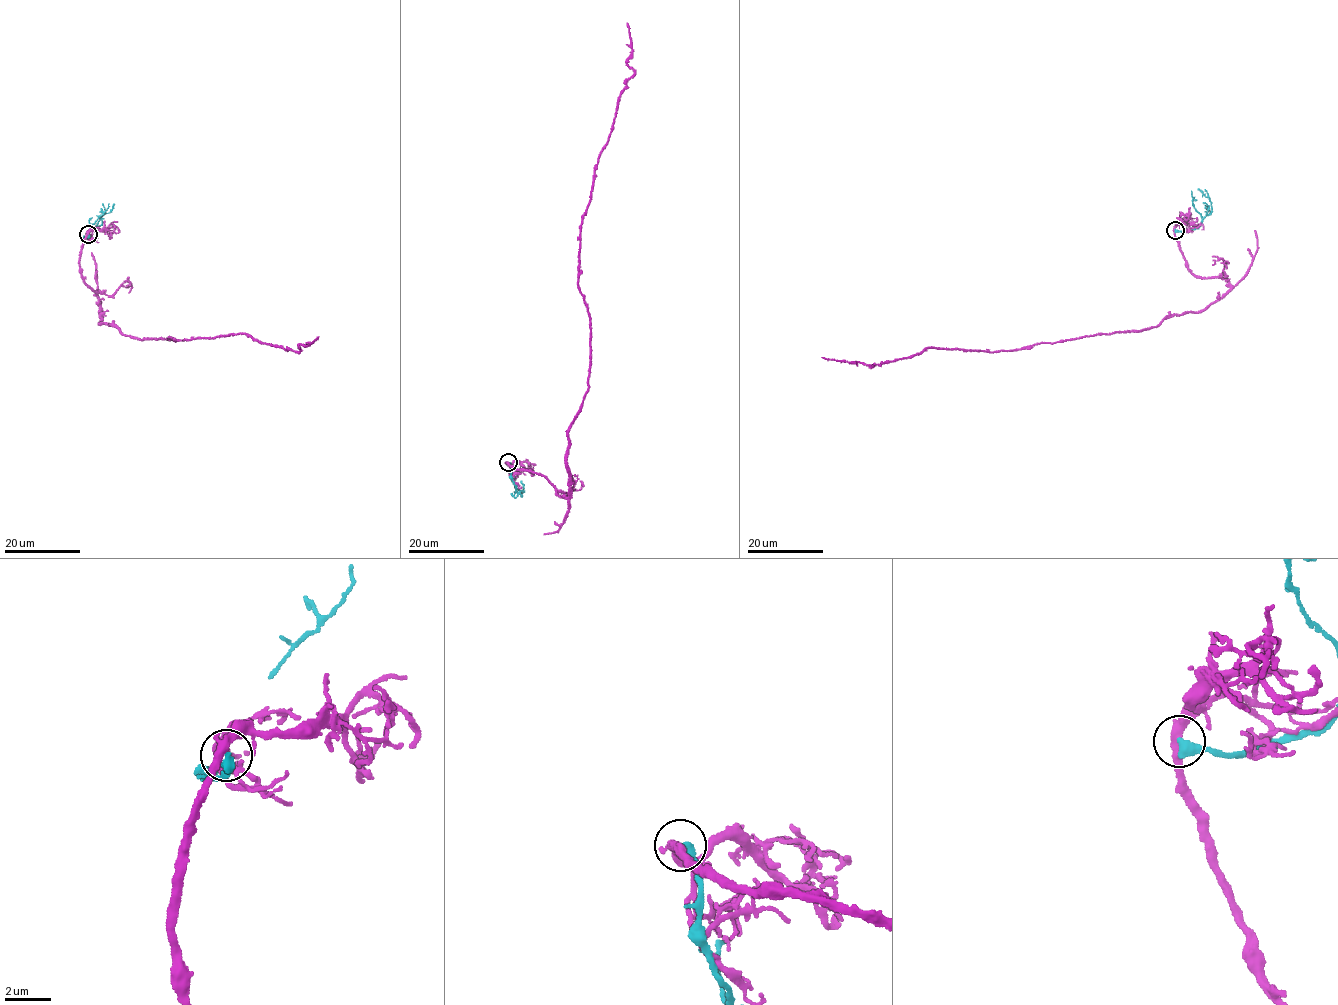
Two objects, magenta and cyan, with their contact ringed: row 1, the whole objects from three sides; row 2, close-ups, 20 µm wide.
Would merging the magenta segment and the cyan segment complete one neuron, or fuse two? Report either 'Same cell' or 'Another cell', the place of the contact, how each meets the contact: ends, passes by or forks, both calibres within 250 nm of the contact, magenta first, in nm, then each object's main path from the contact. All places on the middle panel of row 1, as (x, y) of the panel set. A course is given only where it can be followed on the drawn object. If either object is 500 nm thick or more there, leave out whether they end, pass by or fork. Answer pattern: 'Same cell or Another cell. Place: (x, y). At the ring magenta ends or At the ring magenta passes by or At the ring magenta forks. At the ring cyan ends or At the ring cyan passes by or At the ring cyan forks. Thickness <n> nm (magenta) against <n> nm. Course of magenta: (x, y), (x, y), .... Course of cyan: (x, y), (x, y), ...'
Another cell. Place: (508, 462). At the ring magenta passes by. At the ring cyan ends. Thickness 340 nm (magenta) against 440 nm. Course of magenta: (507, 462), (568, 497), (568, 431), (590, 357), (578, 280), (581, 216), (634, 73), (627, 23). Course of cyan: (508, 462), (520, 495), (523, 487), (520, 481)

